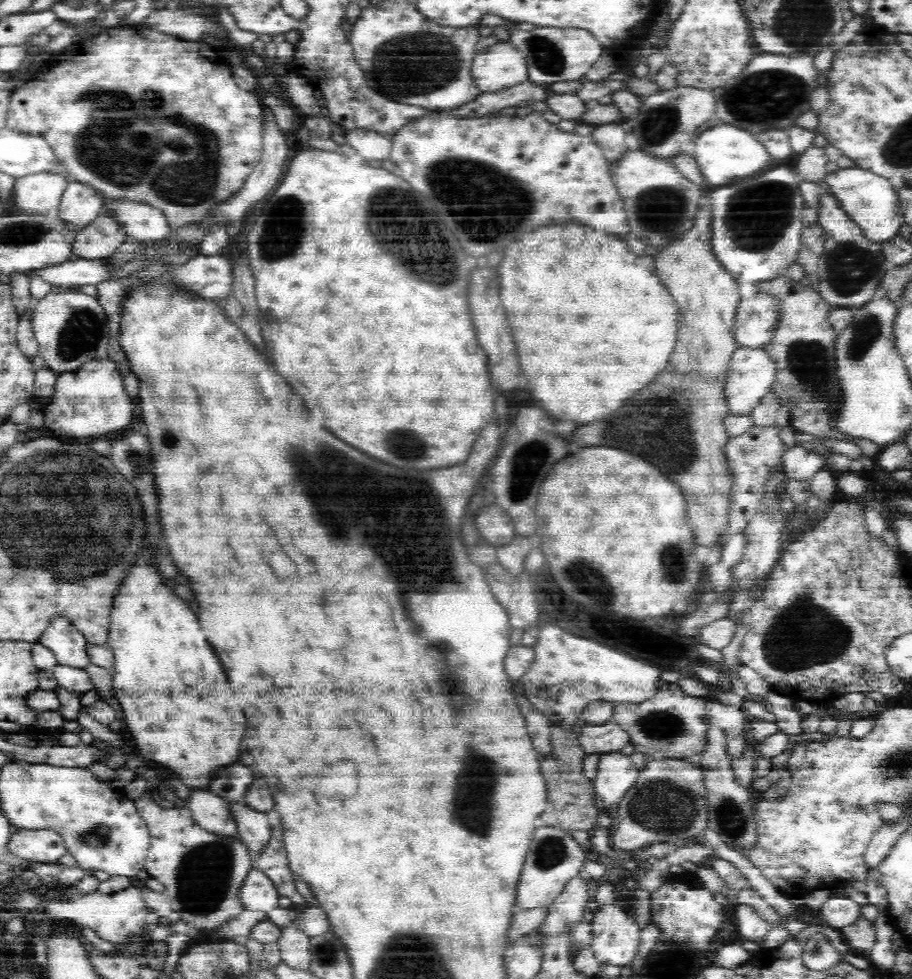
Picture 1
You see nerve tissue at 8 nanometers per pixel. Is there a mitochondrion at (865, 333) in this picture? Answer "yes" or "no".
yes

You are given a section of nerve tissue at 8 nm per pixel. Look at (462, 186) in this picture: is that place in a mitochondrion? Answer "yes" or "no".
yes

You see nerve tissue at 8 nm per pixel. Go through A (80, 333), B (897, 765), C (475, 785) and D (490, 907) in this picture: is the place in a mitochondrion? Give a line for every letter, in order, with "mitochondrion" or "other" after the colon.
A: mitochondrion
B: mitochondrion
C: mitochondrion
D: other

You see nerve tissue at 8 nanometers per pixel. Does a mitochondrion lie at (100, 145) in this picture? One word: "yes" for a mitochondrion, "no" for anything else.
yes

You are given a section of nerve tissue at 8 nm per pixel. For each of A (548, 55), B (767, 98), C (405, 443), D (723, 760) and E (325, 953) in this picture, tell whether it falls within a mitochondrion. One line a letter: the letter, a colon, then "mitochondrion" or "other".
A: mitochondrion
B: mitochondrion
C: mitochondrion
D: other
E: mitochondrion

